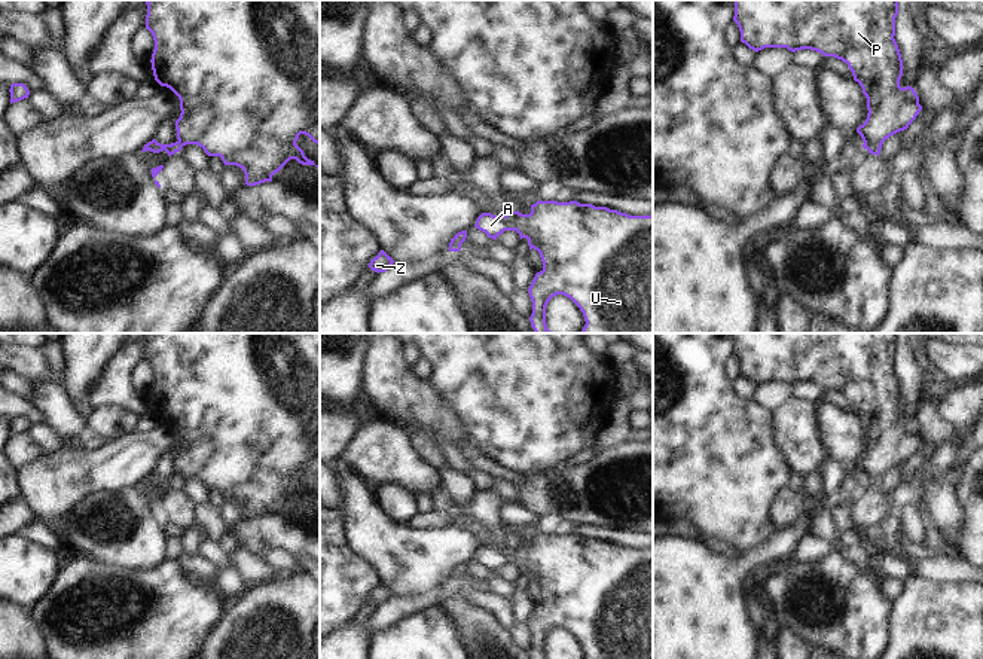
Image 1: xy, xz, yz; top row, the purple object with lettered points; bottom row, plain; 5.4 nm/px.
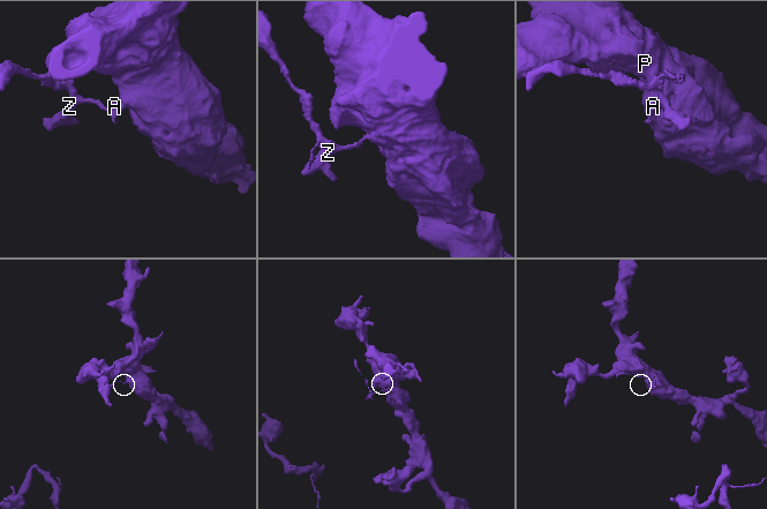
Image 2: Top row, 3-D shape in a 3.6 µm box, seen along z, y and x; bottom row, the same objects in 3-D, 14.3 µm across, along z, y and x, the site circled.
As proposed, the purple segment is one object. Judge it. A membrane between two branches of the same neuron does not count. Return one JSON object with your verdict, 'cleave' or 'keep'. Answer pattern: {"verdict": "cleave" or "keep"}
{"verdict": "cleave"}

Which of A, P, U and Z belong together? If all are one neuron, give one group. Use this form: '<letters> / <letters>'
A Z / P U

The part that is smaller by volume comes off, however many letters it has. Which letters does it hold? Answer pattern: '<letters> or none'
A, Z

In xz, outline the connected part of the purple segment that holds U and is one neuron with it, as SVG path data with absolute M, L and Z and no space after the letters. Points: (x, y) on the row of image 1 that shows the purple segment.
M537 201L531 205L529 214L515 211L513 231L519 234L520 240L528 240L529 250L537 250L543 262L543 269L535 274L528 289L532 302L532 314L529 317L529 321L535 333L552 333L546 324L546 306L549 300L556 295L564 295L570 298L583 312L586 324L581 333L653 333L653 214L629 216L617 210L610 210L607 207L595 207L592 204L580 204L577 201Z

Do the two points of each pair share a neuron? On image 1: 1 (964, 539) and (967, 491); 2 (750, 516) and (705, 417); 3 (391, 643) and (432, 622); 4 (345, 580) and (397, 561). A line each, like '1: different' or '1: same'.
1: same
2: same
3: same
4: different

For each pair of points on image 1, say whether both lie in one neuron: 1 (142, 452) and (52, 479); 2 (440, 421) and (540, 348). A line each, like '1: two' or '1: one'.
1: one
2: two

